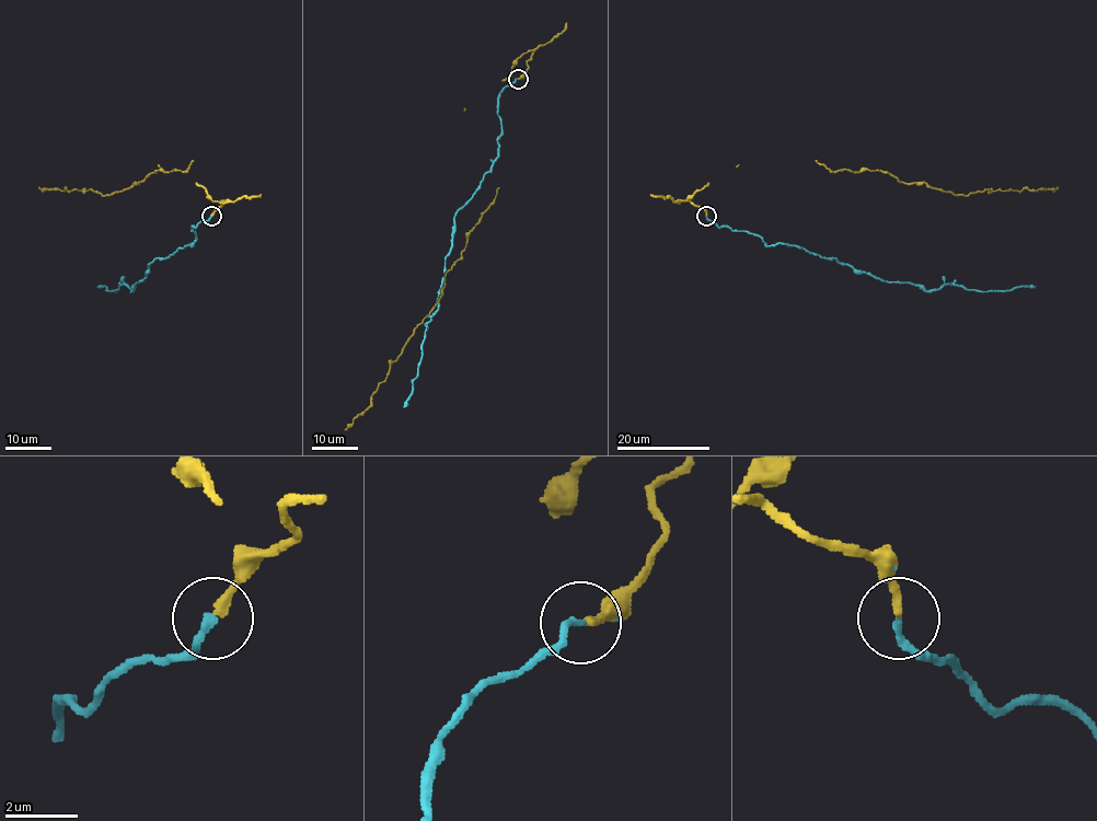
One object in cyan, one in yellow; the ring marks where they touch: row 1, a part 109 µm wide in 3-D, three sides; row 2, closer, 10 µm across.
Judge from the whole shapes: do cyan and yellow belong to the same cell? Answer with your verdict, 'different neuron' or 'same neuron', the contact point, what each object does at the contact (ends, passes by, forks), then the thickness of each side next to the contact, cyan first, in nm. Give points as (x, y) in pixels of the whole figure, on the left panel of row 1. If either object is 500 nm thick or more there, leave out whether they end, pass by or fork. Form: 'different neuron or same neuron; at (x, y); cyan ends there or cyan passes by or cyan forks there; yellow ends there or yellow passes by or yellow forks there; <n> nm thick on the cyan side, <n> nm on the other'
same neuron; at (211, 216); cyan ends there; yellow ends there; 200 nm thick on the cyan side, 240 nm on the other

